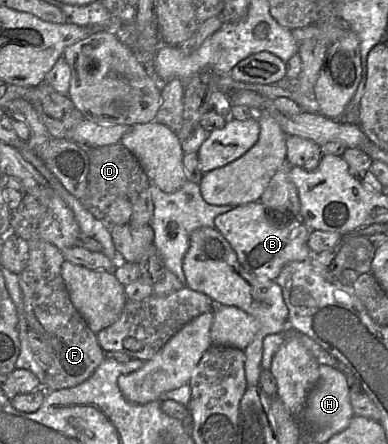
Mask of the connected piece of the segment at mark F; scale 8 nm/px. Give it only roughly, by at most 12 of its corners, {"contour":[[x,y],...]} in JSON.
{"contour":[[28,243],[19,275],[29,328],[53,360],[45,391],[92,376],[105,353],[70,299],[62,251]]}

